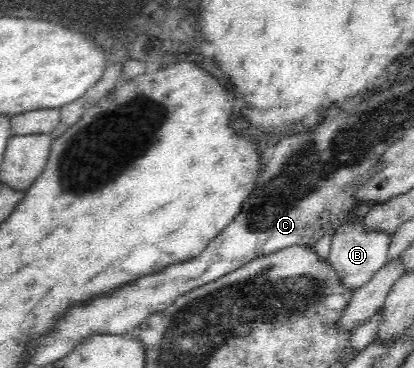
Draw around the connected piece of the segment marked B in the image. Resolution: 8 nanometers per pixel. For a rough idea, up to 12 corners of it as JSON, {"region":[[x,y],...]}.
{"region":[[358,201],[331,231],[328,261],[355,290],[387,263],[393,237],[360,223]]}

